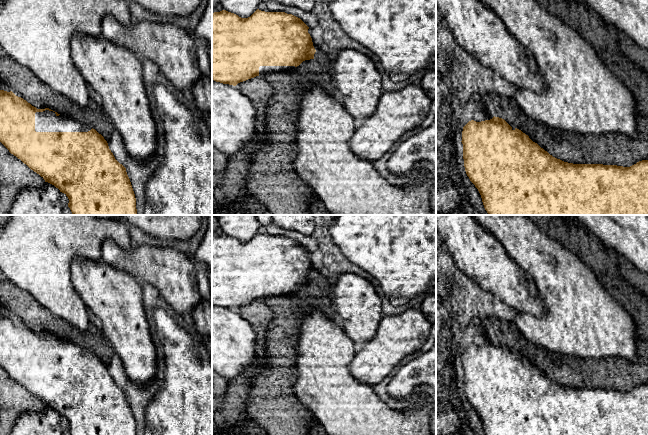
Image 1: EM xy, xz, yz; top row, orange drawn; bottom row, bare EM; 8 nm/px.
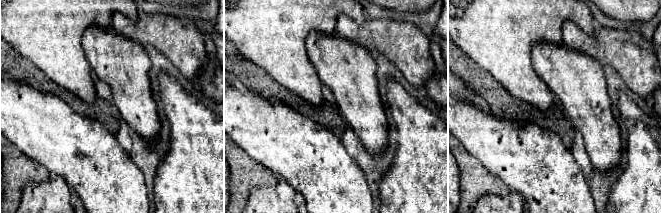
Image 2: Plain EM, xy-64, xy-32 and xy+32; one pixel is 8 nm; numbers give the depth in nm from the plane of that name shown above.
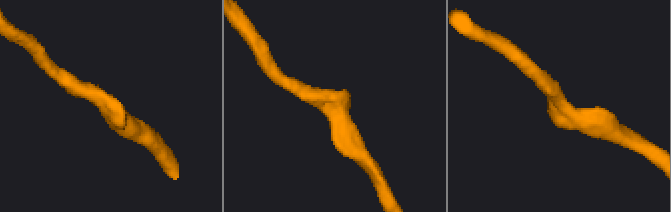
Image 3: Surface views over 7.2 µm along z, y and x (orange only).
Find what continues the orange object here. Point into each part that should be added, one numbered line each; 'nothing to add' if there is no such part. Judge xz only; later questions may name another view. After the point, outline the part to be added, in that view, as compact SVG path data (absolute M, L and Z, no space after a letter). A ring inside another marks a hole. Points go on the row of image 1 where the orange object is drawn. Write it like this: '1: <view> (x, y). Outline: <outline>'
1: xz (263, 70). Outline: M260 66L259 67L259 76L264 76L268 73L282 72L290 69L295 69L295 66Z

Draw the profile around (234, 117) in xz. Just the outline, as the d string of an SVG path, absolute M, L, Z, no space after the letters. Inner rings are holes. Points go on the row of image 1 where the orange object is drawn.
M212 80L212 147L227 157L239 152L256 133L257 112L233 85Z

